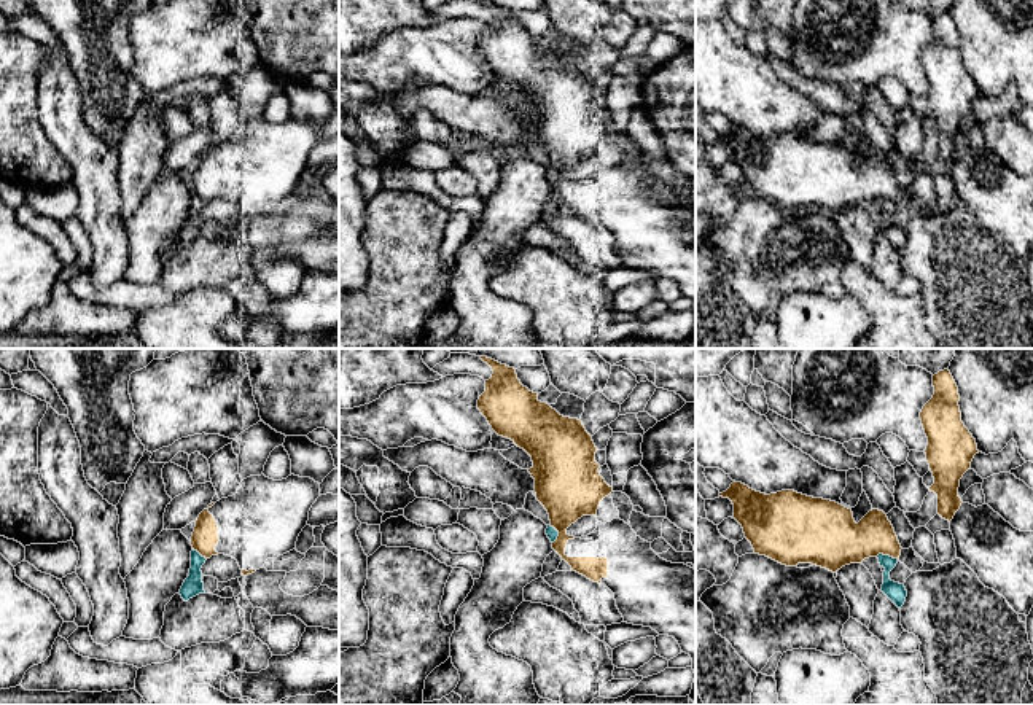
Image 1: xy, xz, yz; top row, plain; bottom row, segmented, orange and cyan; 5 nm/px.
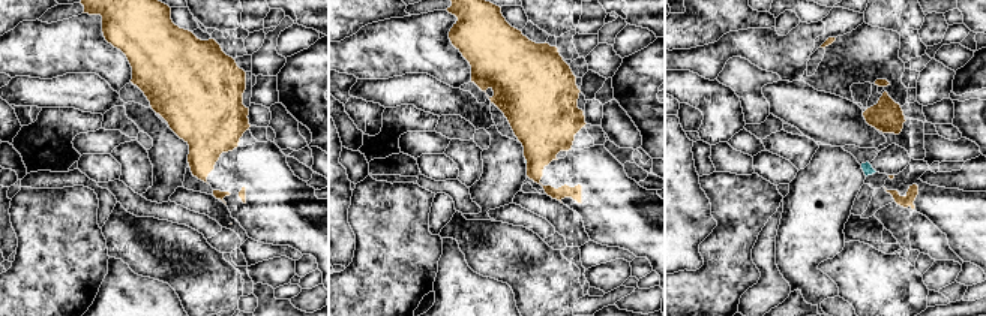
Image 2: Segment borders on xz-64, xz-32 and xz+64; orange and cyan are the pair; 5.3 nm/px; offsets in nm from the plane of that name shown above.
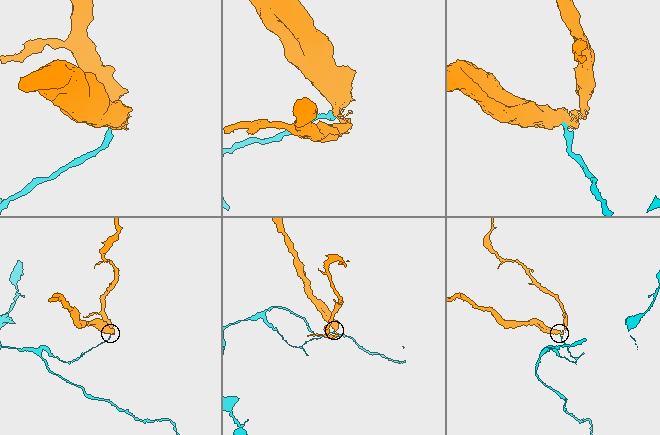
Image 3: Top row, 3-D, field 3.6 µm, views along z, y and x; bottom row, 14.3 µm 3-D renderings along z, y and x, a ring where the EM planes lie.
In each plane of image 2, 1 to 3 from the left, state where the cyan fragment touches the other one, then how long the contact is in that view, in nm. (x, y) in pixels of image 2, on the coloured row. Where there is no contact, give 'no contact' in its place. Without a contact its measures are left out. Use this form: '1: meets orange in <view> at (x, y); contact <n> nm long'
1: no contact
2: meets orange in xz-32 at (526, 159); contact 30 nm long
3: no contact

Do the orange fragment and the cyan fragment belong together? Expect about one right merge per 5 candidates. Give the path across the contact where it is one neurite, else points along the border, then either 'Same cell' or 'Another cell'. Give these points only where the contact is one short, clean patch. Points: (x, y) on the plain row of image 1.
Boundary: yz (876, 199), (887, 198), (898, 202). Another cell

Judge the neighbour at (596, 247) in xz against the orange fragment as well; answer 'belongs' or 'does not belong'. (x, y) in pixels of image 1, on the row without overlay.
does not belong

